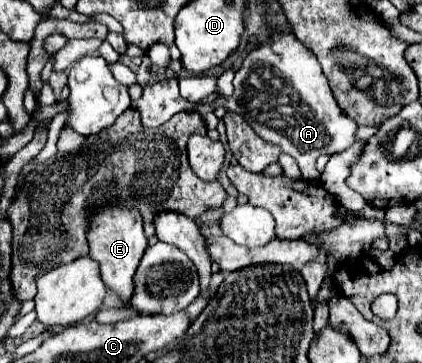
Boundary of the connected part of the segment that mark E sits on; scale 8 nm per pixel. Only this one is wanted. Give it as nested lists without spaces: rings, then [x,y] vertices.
[[[104,206],[104,210],[100,210],[100,214],[96,214],[92,220],[92,230],[88,230],[88,244],[90,256],[100,264],[102,282],[114,290],[124,306],[128,306],[134,294],[134,274],[148,246],[140,214],[136,214],[136,210],[124,210],[122,206]]]

